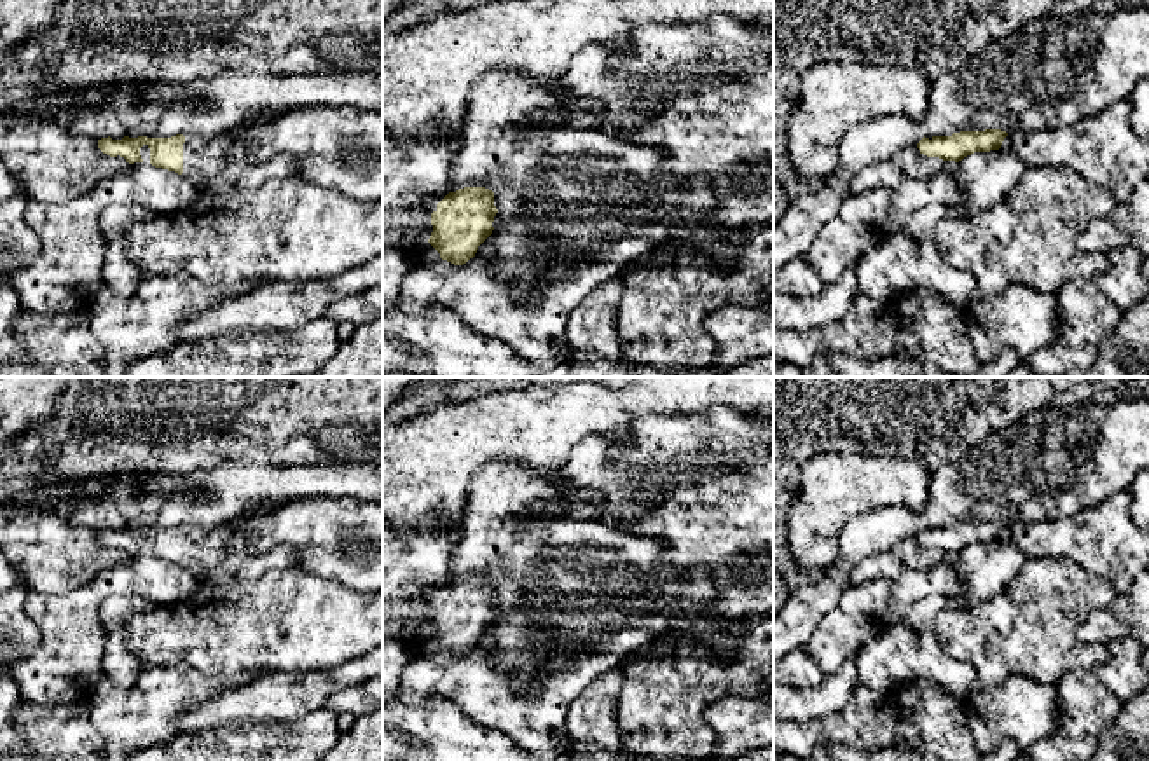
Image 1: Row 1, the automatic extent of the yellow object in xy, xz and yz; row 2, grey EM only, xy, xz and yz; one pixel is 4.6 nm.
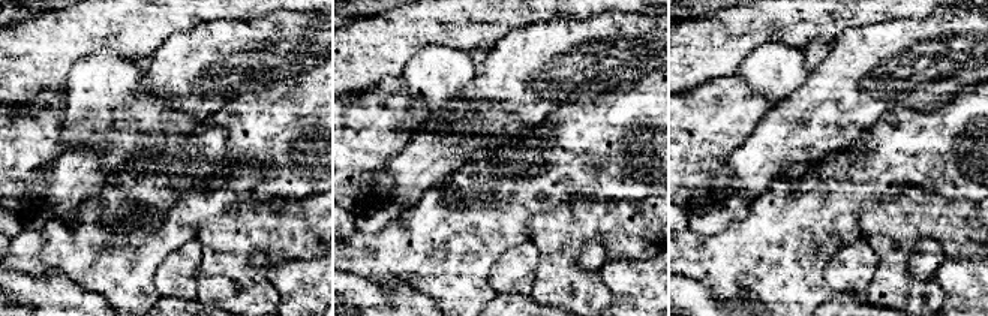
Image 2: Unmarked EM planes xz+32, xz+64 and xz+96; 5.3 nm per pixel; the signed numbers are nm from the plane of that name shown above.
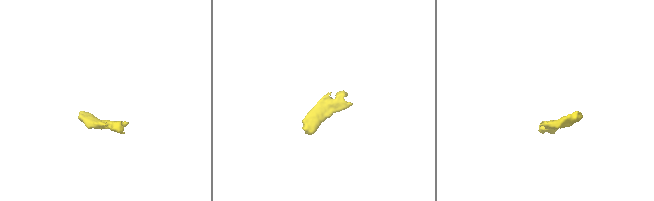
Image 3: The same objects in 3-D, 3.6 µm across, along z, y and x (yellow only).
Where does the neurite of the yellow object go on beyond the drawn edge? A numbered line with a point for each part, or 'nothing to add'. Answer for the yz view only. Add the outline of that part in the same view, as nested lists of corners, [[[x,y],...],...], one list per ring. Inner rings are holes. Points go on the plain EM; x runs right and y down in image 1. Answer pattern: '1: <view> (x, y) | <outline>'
nothing to add

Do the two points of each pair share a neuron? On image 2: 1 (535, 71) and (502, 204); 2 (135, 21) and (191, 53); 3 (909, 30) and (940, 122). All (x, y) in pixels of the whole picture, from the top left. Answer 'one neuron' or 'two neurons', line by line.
1: two neurons
2: two neurons
3: two neurons

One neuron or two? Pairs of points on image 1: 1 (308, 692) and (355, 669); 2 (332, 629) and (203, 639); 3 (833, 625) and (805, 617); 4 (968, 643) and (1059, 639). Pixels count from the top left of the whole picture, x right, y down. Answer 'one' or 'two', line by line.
1: one
2: one
3: two
4: one

